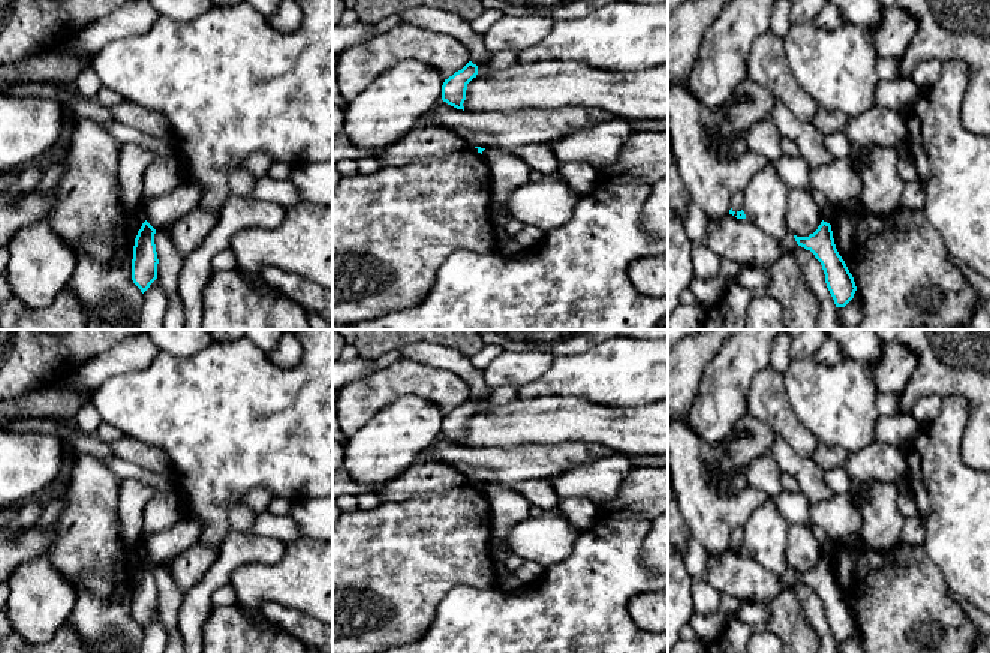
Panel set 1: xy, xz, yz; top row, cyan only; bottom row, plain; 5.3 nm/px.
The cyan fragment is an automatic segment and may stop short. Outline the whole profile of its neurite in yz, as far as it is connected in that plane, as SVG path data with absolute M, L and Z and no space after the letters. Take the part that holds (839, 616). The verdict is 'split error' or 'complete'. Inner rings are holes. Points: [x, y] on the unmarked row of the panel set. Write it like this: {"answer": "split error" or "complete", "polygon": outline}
{"answer": "complete", "polygon": "M822 556L818 565L809 572L794 571L794 574L798 581L810 586L821 598L825 619L836 643L845 643L854 634L857 622L836 584L831 560Z"}

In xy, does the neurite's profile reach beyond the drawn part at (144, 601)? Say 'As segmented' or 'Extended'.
As segmented

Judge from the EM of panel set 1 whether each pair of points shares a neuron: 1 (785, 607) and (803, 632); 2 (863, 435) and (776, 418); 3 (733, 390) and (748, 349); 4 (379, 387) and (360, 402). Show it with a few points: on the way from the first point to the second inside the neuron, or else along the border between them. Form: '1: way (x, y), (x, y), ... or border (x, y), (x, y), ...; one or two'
1: way (787, 613), (797, 626); one
2: border (784, 391), (793, 414), (820, 441); two
3: way (733, 379), (733, 369), (740, 360); one
4: way (375, 391), (364, 397); one

